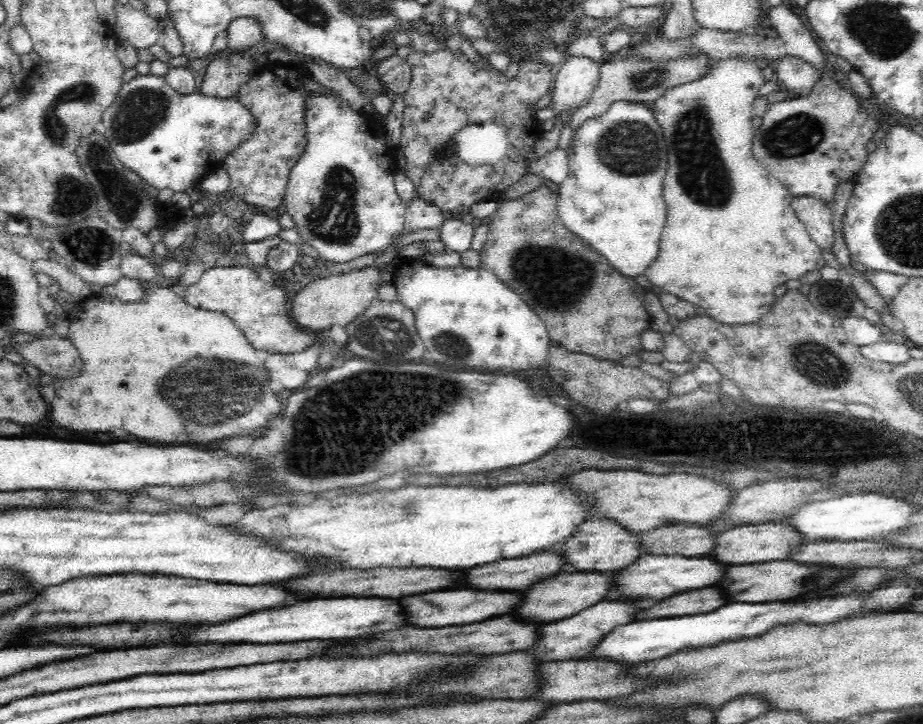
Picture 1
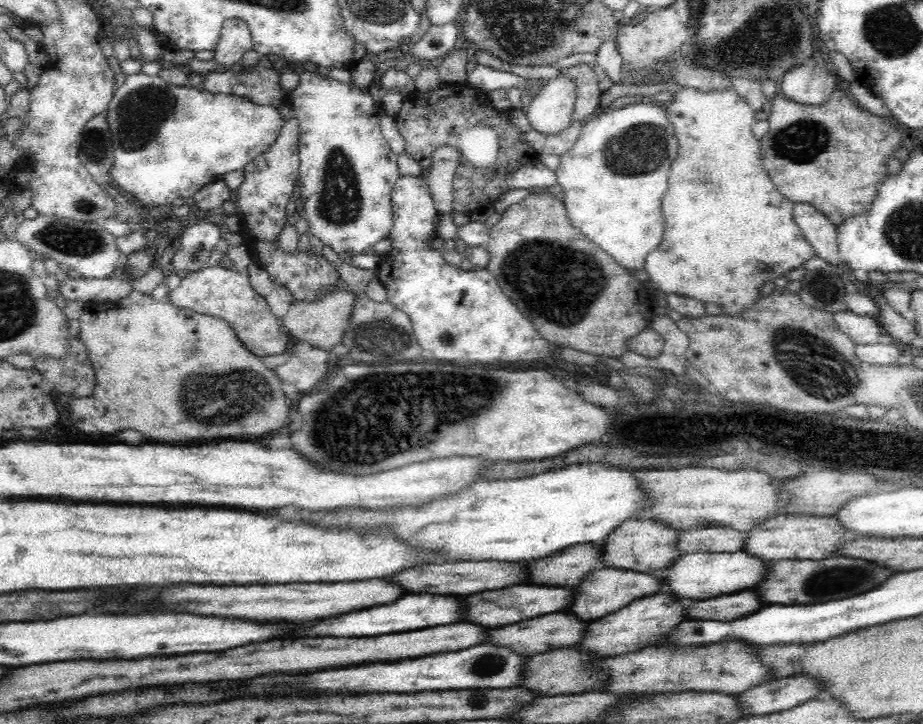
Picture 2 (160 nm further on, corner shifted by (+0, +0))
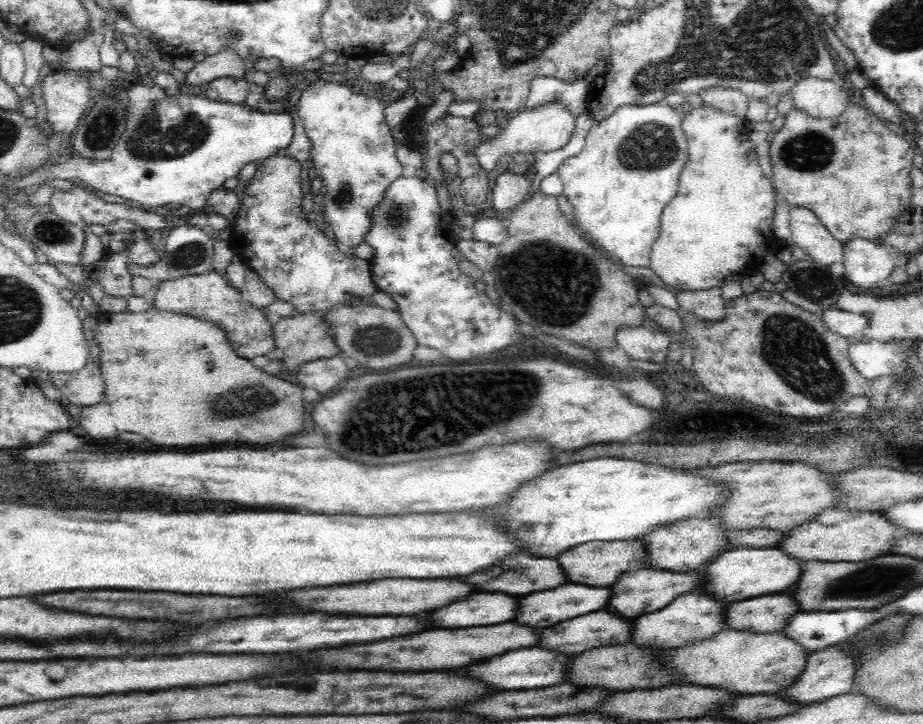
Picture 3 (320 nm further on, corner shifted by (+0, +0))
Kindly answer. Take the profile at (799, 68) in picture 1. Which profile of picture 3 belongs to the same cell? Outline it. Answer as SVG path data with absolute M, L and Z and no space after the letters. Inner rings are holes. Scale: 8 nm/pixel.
M806 78L800 80L791 92L796 109L806 112L811 118L838 118L848 106L851 98L845 89L842 78L834 80L817 80Z

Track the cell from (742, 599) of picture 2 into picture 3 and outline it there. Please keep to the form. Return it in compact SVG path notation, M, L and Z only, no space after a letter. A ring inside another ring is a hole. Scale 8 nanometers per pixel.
M789 594L762 596L730 604L728 628L750 634L783 634L792 615L799 613L796 599Z

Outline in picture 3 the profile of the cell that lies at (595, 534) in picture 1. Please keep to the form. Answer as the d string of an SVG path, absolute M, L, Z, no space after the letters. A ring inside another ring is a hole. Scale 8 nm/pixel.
M696 517L660 526L640 539L648 553L649 568L690 573L700 571L725 551L732 550L732 546L727 544L727 532L721 528L721 521L717 518Z

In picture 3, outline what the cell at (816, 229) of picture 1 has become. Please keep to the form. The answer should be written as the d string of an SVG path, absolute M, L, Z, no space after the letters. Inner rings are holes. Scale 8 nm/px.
M793 206L790 210L790 229L793 244L802 248L804 252L819 264L832 266L835 262L843 262L843 244L838 242L830 231L819 222L819 219L808 210L808 207Z

